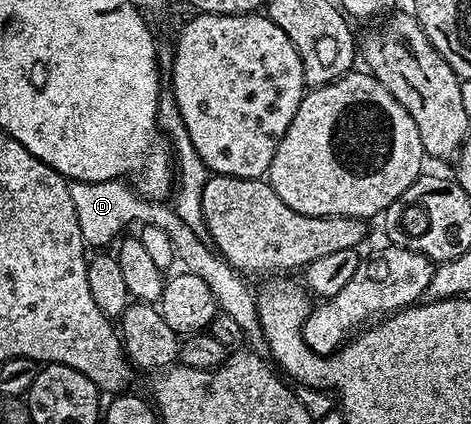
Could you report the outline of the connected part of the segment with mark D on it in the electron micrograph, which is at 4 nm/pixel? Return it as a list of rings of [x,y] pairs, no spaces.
[[[104,180],[101,183],[91,183],[89,181],[72,181],[69,184],[69,193],[71,194],[72,205],[75,206],[76,218],[79,221],[80,236],[83,238],[86,247],[93,250],[101,250],[103,246],[110,246],[123,234],[121,233],[129,224],[139,222],[138,224],[147,226],[157,226],[159,230],[164,230],[167,233],[171,241],[171,246],[174,247],[175,262],[184,270],[191,274],[196,274],[199,278],[202,278],[203,282],[206,282],[210,287],[211,292],[215,294],[217,300],[218,309],[231,316],[239,328],[243,330],[246,345],[250,348],[250,351],[256,353],[257,356],[268,357],[269,347],[267,346],[266,336],[263,334],[262,323],[259,322],[258,306],[256,293],[245,284],[246,280],[236,269],[232,268],[229,263],[224,260],[214,249],[211,249],[202,240],[202,237],[198,236],[196,232],[189,227],[186,222],[183,222],[179,216],[177,216],[175,209],[168,203],[149,200],[143,196],[134,187],[129,187],[123,180]]]

